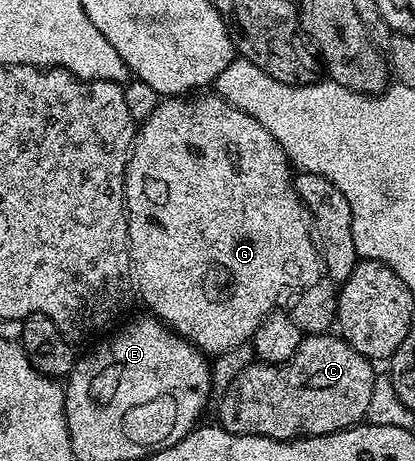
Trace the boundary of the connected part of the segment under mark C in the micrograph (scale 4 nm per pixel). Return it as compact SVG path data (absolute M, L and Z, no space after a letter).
M308 334L289 361L256 361L237 373L237 381L222 392L218 426L229 433L270 439L301 439L346 431L366 420L377 374L371 367L372 360L357 353L338 334Z

